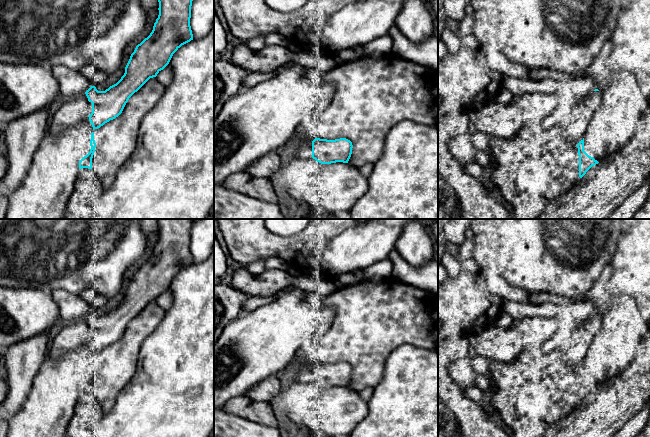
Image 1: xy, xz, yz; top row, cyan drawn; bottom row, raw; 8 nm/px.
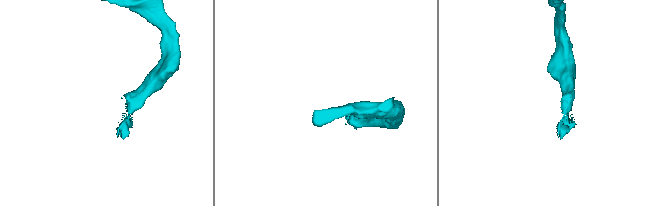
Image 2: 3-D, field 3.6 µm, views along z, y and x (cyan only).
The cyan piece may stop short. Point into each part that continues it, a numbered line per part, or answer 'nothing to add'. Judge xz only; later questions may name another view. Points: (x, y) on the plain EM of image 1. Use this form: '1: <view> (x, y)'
1: xz (303, 374)

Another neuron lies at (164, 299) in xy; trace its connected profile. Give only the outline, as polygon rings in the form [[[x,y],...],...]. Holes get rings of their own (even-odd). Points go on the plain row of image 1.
[[[167,289],[163,294],[159,295],[156,302],[159,302],[160,306],[164,308],[168,308],[172,303],[170,300],[170,296],[171,296],[171,293],[169,289]]]

